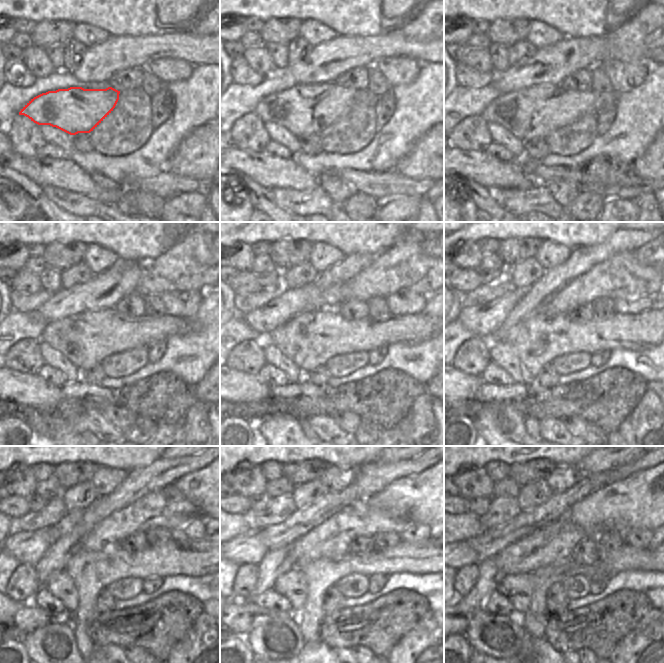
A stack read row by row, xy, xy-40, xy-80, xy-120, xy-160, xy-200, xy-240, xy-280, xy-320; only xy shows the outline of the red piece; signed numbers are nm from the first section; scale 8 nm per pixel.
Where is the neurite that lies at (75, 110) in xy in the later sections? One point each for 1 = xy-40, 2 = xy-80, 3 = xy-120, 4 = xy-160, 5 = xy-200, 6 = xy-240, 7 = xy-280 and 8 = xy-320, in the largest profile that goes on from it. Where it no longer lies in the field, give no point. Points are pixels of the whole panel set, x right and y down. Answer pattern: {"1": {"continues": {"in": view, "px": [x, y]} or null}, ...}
{"1": {"continues": {"in": "xy-40", "px": [304, 110]}}, "2": {"continues": {"in": "xy-80", "px": [532, 113]}}, "3": {"continues": {"in": "xy-120", "px": [89, 336]}}, "4": {"continues": {"in": "xy-160", "px": [319, 335]}}, "5": {"continues": {"in": "xy-200", "px": [542, 337]}}, "6": {"continues": {"in": "xy-240", "px": [195, 558]}}, "7": {"continues": {"in": "xy-280", "px": [421, 558]}}, "8": {"continues": {"in": "xy-320", "px": [626, 558]}}}

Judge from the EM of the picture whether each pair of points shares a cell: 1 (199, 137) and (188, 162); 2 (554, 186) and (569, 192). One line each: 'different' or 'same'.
1: same
2: same

